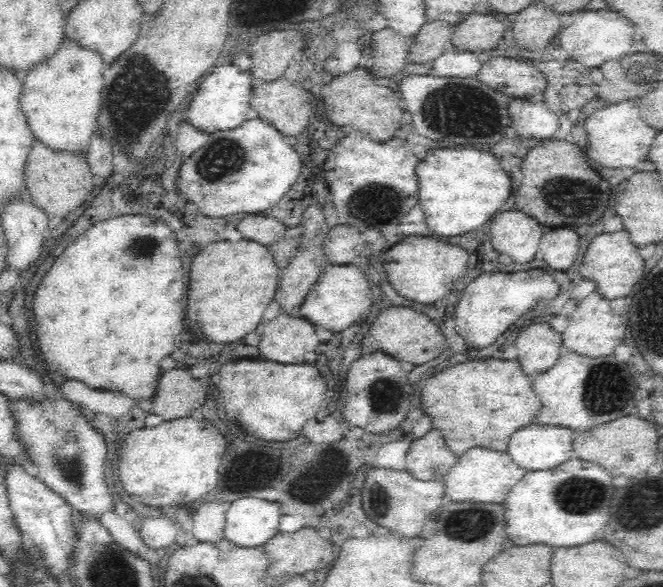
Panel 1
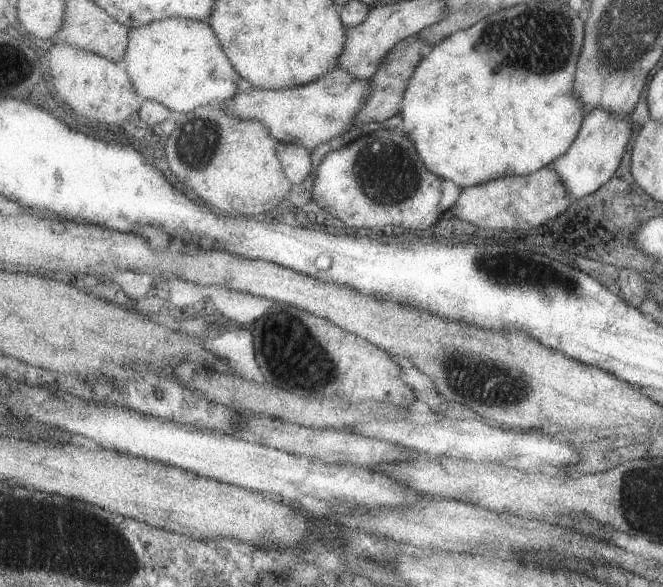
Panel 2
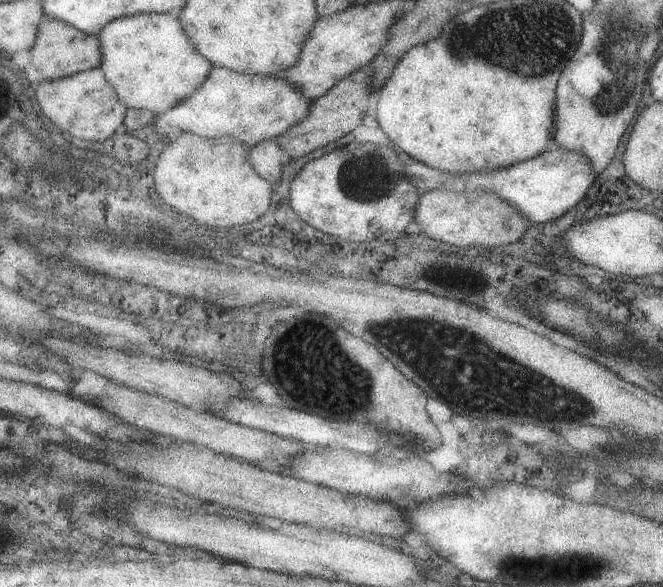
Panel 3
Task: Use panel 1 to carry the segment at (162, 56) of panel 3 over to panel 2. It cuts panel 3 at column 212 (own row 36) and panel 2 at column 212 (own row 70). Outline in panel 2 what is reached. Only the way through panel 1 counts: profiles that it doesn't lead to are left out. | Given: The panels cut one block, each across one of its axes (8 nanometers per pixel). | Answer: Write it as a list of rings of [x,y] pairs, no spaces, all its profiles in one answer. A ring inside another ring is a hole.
[[[180,16],[133,29],[123,64],[136,91],[179,114],[209,102],[232,102],[239,91],[240,72],[213,30],[209,22]]]

